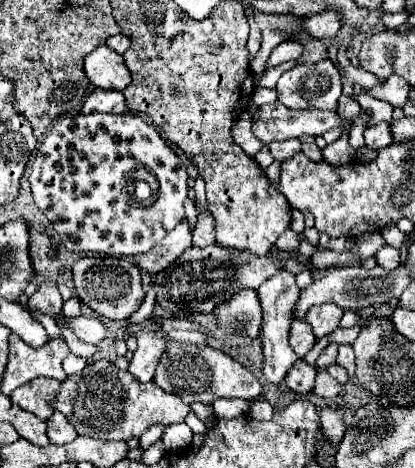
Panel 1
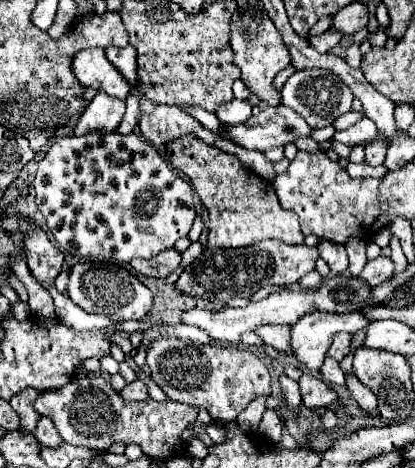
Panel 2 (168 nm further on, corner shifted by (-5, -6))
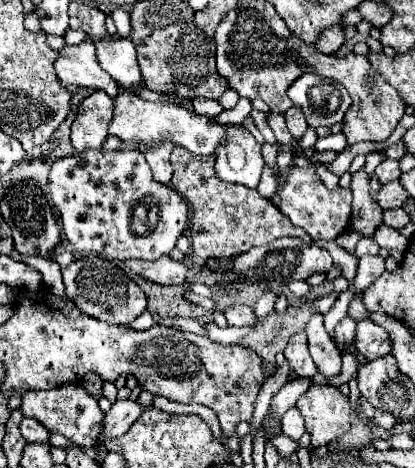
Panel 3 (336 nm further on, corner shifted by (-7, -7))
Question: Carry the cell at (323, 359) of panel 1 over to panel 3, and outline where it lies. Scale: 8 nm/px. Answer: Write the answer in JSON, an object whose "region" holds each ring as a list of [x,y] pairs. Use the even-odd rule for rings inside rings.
{"region":[[[349,316],[343,318],[337,324],[337,328],[333,332],[333,342],[335,342],[335,346],[339,350],[343,350],[343,346],[347,346],[347,344],[353,344],[353,340],[355,340],[355,326],[357,326],[355,320],[351,320]]]}

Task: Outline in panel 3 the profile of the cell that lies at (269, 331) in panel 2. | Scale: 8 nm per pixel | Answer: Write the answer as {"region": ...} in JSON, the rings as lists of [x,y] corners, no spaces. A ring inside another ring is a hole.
{"region":[[[233,306],[233,308],[227,308],[225,310],[225,318],[231,326],[257,326],[259,324],[259,318],[255,316],[253,308],[249,306]]]}

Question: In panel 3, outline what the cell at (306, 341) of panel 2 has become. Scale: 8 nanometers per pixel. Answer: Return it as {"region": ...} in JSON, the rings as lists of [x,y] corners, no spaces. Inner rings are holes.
{"region":[[[301,330],[301,332],[297,332],[297,334],[293,334],[289,338],[289,344],[287,344],[283,354],[289,360],[291,370],[297,376],[313,378],[317,374],[315,362],[311,360],[311,354],[309,354],[309,348],[307,348],[307,334],[305,334],[305,330]]]}

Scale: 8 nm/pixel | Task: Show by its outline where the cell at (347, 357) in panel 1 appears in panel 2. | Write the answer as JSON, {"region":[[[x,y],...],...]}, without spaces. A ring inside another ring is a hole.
{"region":[[[355,375],[347,377],[347,389],[349,389],[351,397],[361,405],[361,409],[365,409],[369,413],[377,409],[377,397],[367,387],[363,387],[363,383],[359,379],[355,379]]]}

